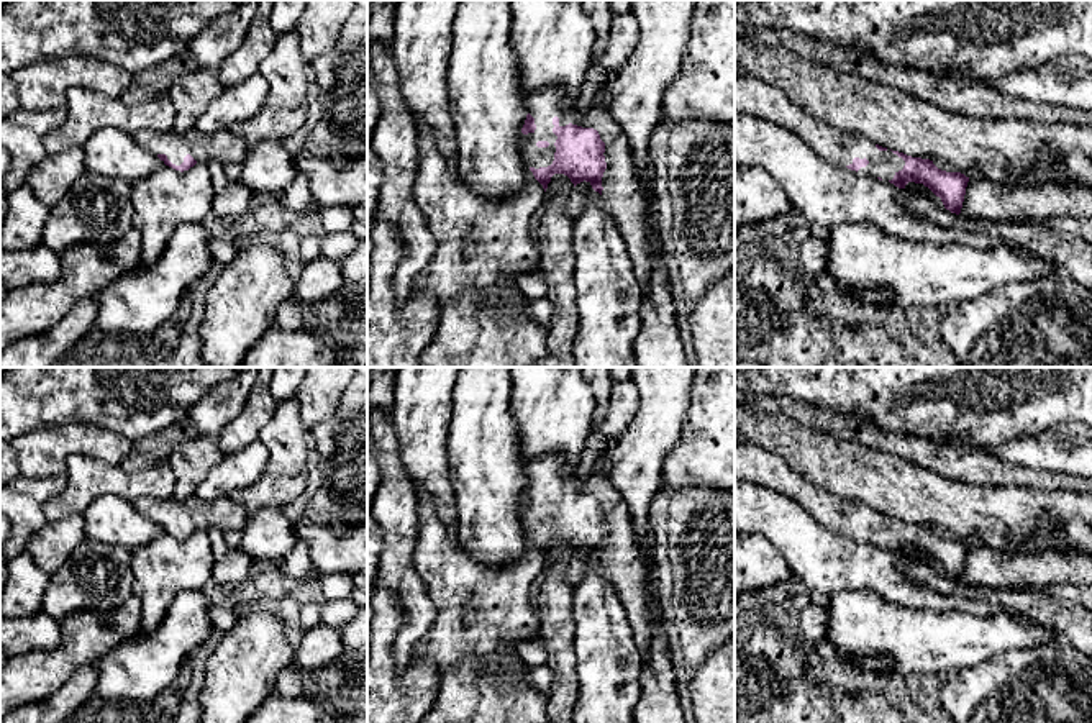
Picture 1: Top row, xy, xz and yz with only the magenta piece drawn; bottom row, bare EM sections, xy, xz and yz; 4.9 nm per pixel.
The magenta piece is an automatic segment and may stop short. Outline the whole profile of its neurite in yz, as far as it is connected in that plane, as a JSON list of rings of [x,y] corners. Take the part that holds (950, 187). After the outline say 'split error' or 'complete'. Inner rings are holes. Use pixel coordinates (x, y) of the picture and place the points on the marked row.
[[[735,75],[735,113],[787,128],[836,166],[877,177],[899,189],[905,189],[908,182],[923,184],[941,198],[946,210],[961,213],[969,177],[941,171],[930,159],[882,148],[861,134],[820,121],[792,103],[779,87],[761,79]]] | split error

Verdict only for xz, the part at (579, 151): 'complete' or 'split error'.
split error

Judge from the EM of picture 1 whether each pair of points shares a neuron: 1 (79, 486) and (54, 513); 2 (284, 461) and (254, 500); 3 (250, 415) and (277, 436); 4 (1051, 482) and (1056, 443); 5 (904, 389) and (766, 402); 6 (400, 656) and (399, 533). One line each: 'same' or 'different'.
1: same
2: different
3: different
4: different
5: different
6: same

